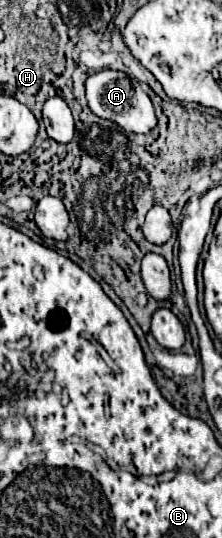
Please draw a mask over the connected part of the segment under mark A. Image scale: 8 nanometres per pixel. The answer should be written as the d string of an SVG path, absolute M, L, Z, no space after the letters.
M117 70L95 72L87 78L85 90L87 90L87 102L89 102L91 112L99 118L119 124L125 132L147 134L157 126L151 98L141 90L141 84L133 78L129 78L125 72L117 72Z

